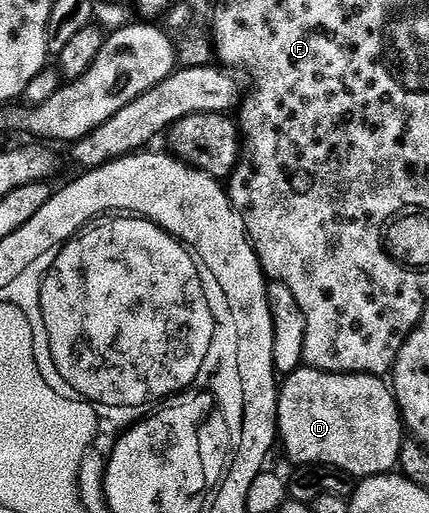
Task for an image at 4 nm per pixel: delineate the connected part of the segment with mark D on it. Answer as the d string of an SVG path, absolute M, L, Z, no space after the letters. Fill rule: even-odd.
M308 367L294 370L279 385L277 432L286 455L297 467L330 465L364 479L394 472L401 460L403 422L397 399L382 378L366 373L324 373Z

